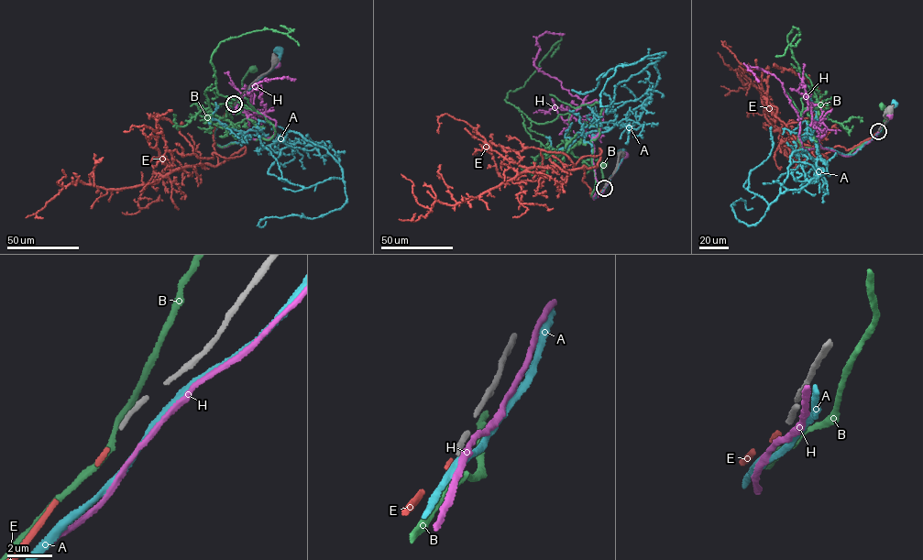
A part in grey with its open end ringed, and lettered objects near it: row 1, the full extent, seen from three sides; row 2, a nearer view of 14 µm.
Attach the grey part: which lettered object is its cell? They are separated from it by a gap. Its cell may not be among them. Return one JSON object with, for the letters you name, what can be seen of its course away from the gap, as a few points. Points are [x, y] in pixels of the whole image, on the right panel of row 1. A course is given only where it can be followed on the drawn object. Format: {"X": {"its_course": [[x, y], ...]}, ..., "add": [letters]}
{"E": {"its_course": [[878, 131], [816, 159], [829, 159], [786, 126], [817, 114], [818, 90], [774, 66]]}, "add": ["E"]}

